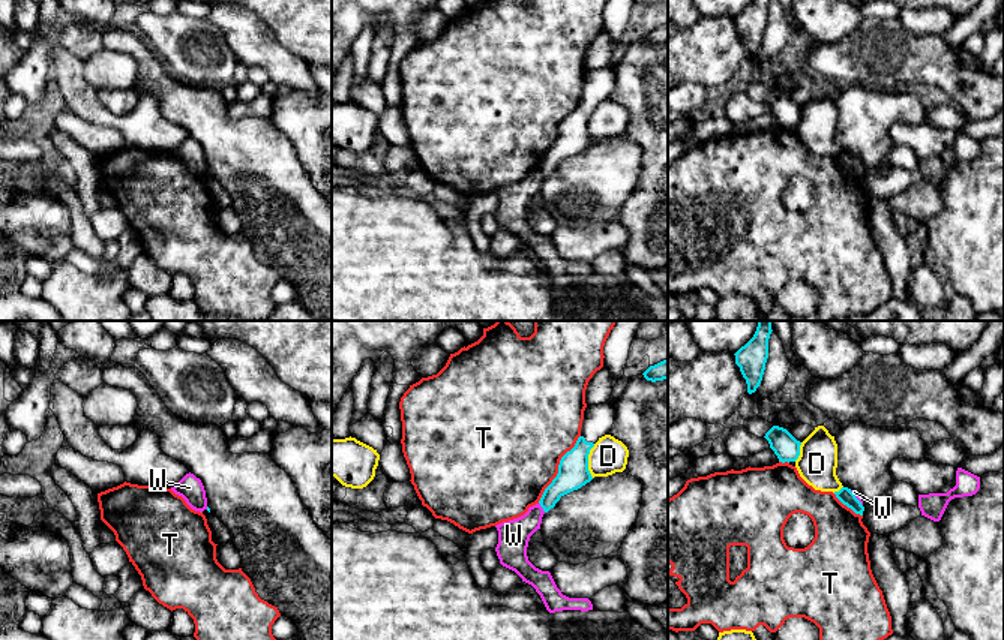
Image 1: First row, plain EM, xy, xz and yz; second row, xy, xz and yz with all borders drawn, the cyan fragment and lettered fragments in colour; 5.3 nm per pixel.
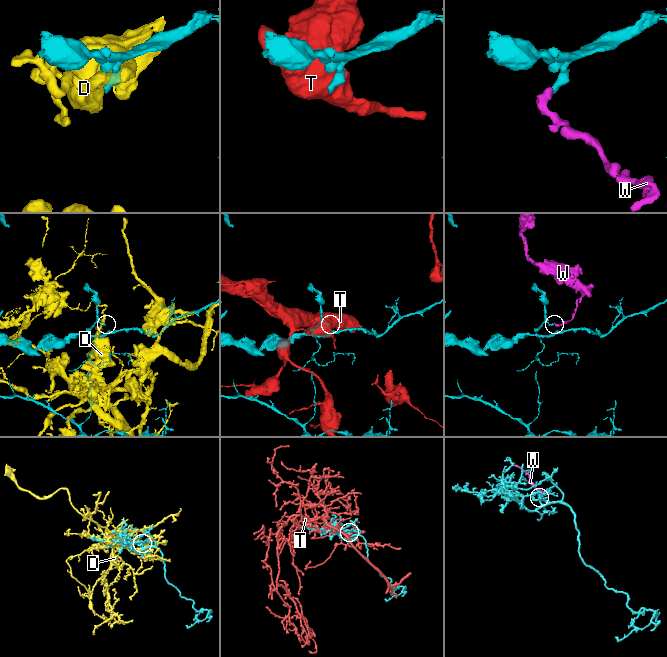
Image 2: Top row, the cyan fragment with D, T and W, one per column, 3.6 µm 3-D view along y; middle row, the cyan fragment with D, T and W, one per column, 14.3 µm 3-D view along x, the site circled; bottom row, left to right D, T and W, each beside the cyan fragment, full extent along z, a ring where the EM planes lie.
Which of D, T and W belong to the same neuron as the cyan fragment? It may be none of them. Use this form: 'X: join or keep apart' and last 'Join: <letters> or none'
D: keep apart
T: keep apart
W: keep apart
Join: none

